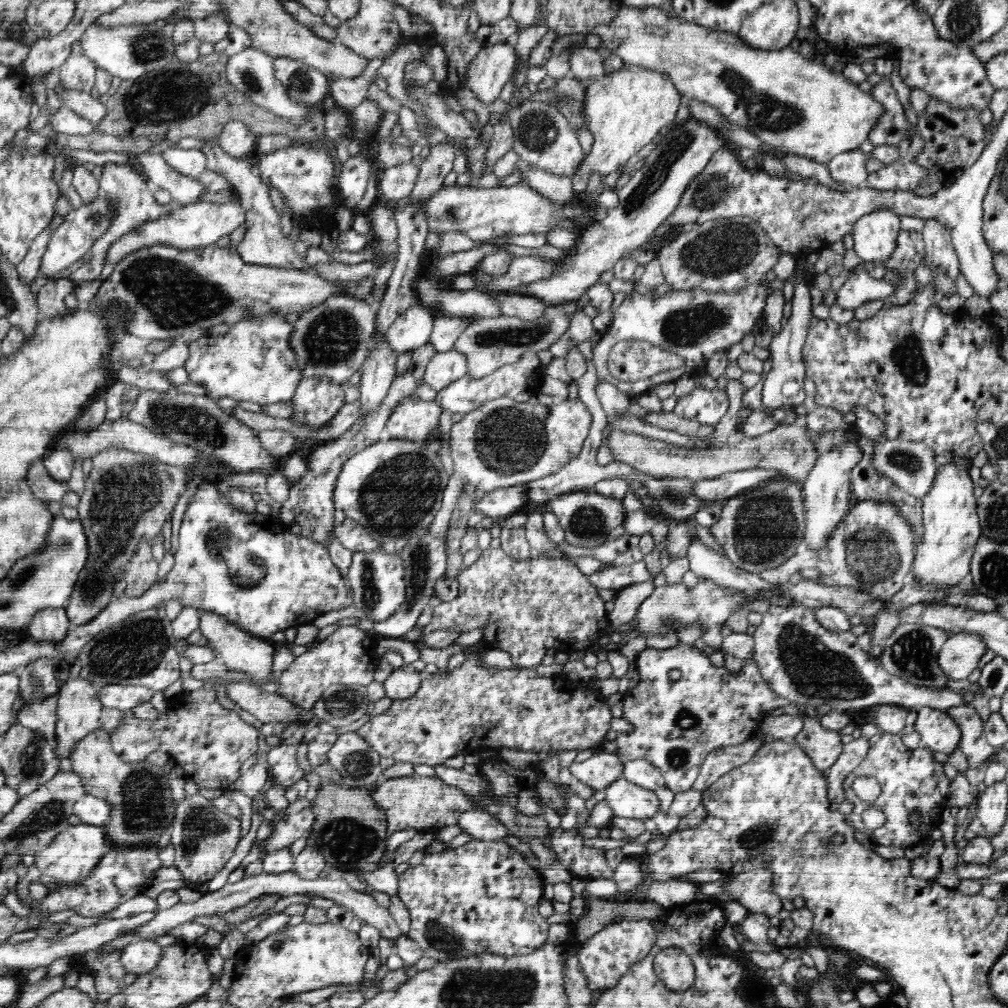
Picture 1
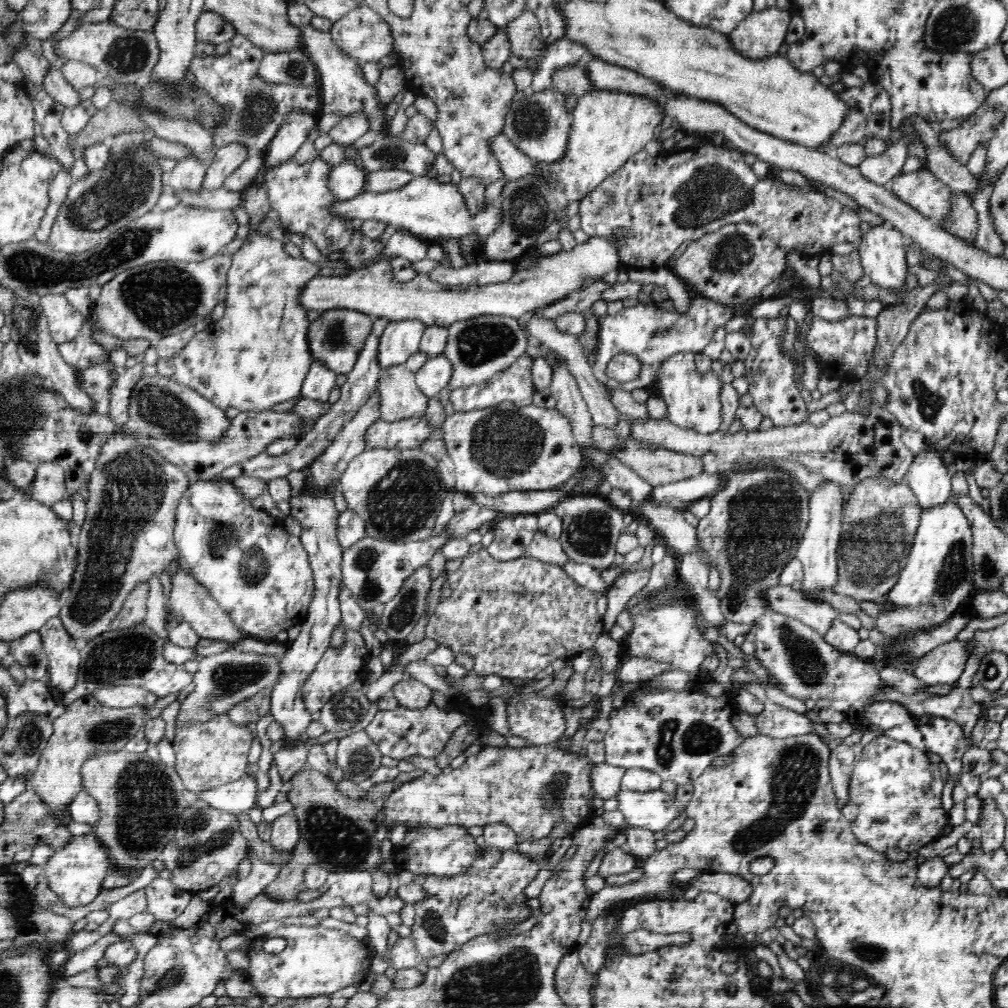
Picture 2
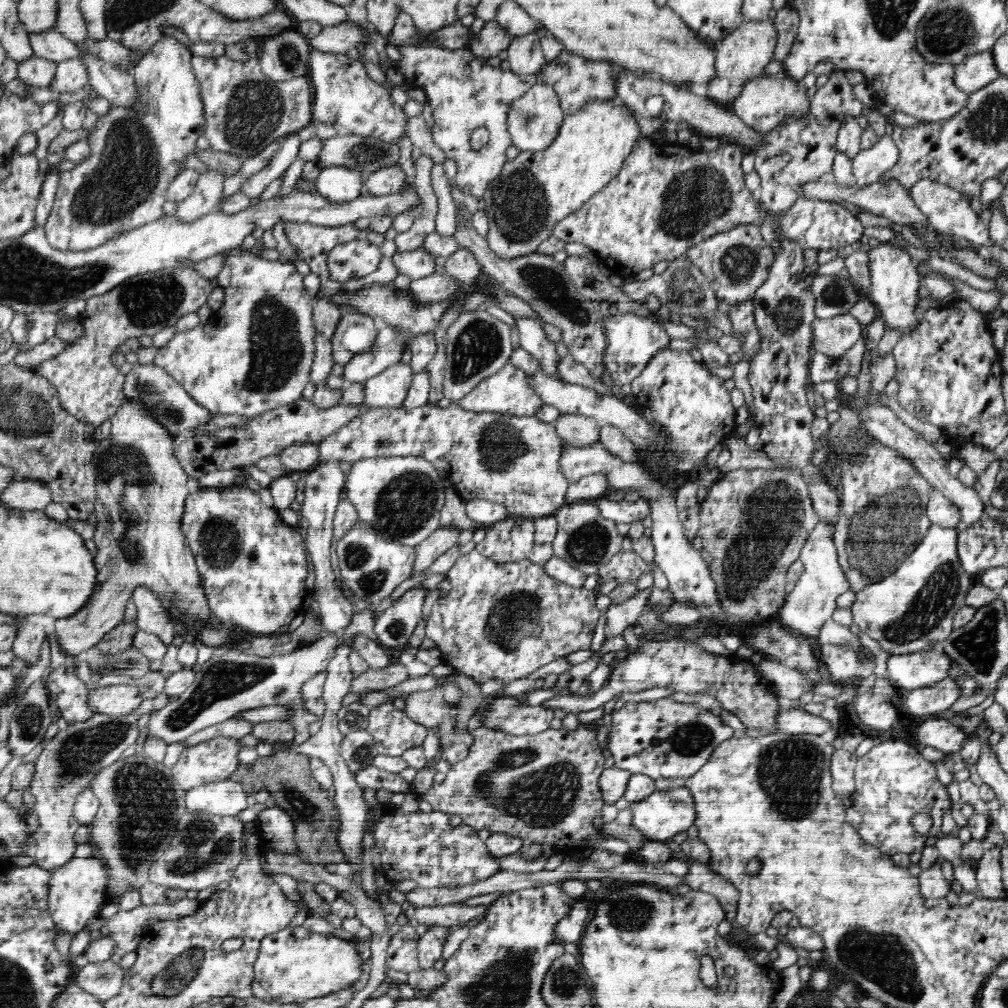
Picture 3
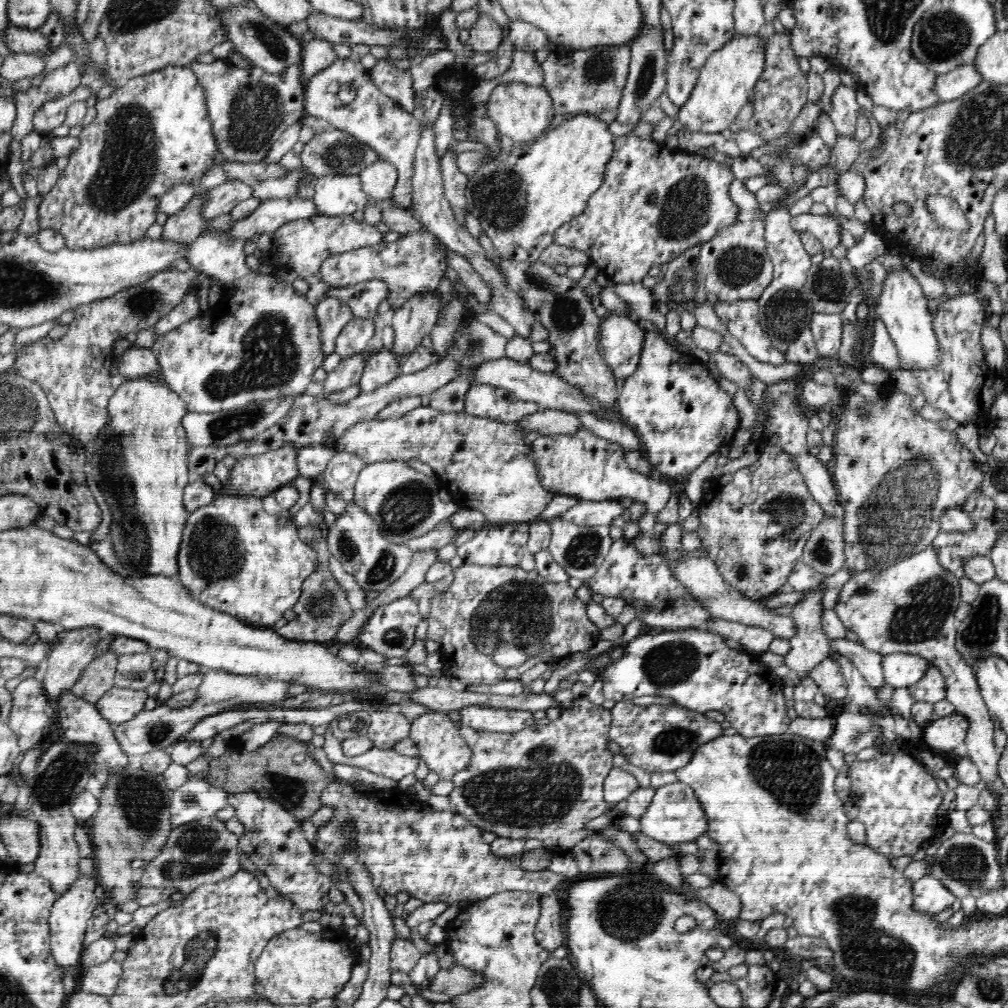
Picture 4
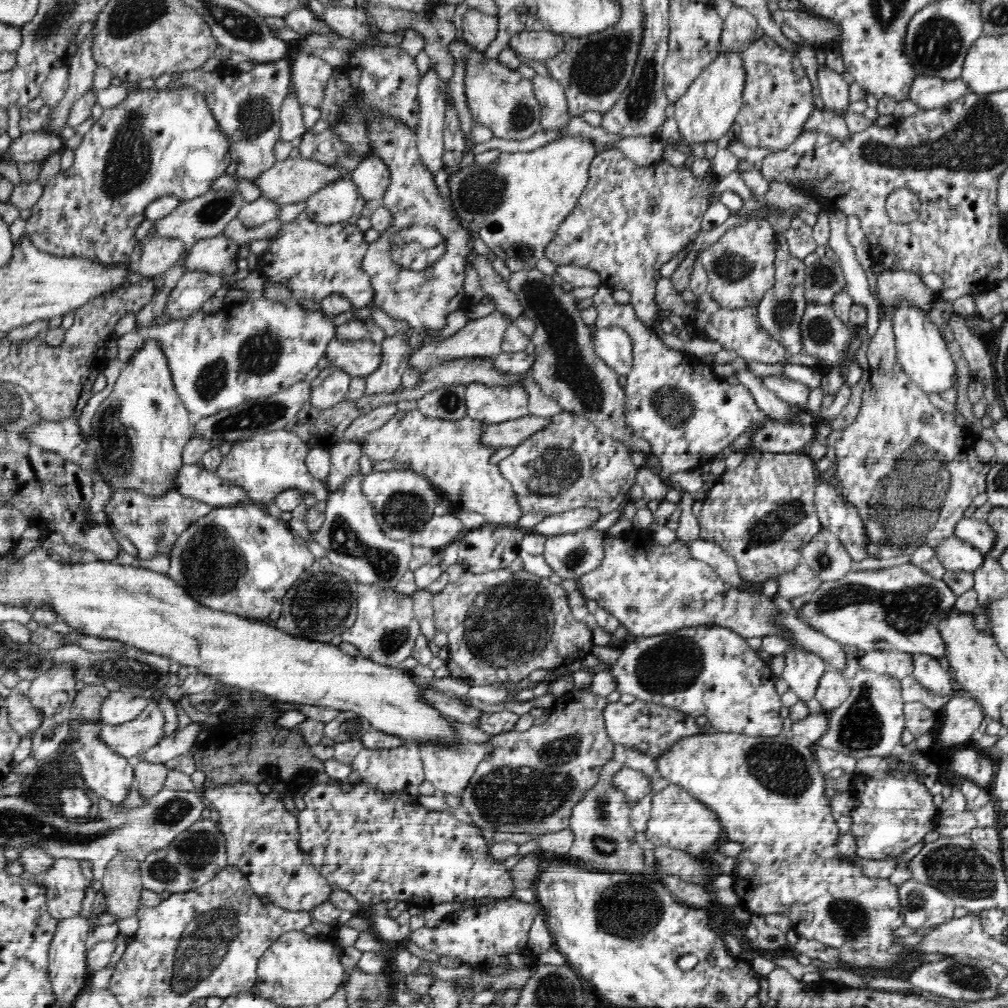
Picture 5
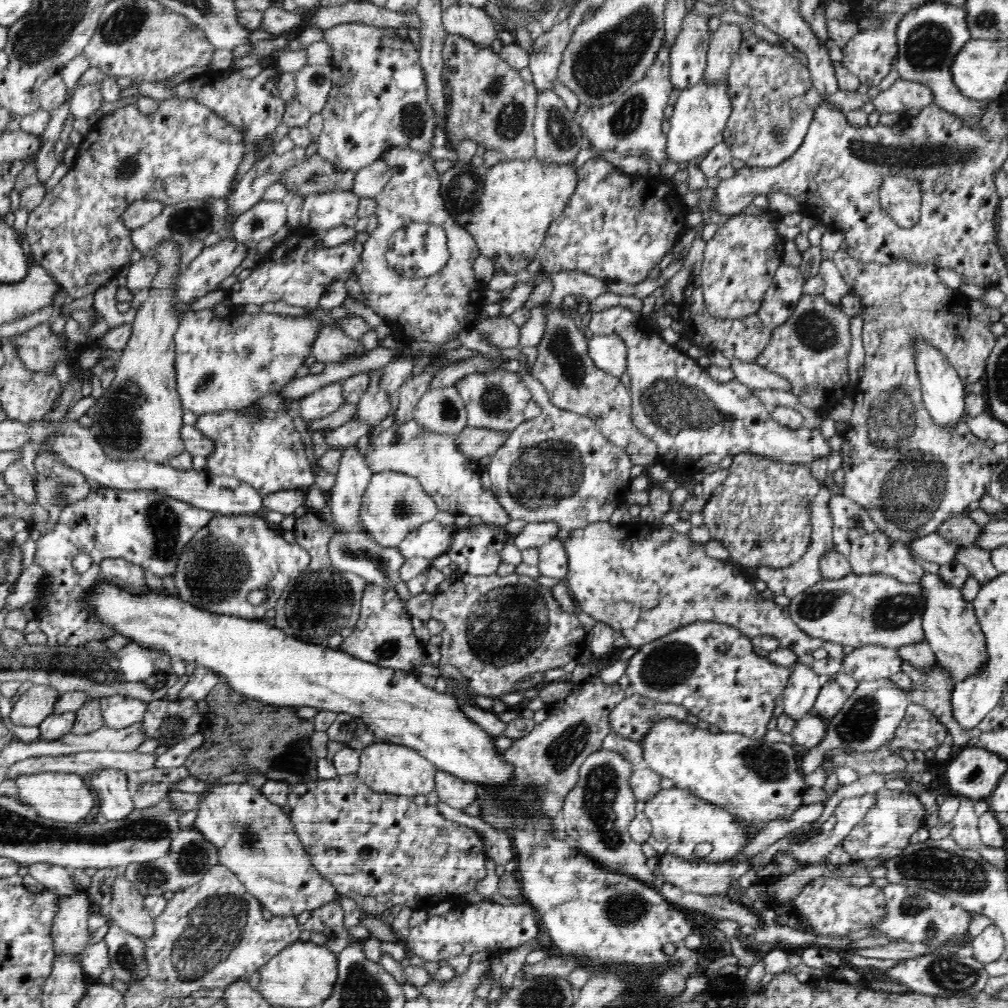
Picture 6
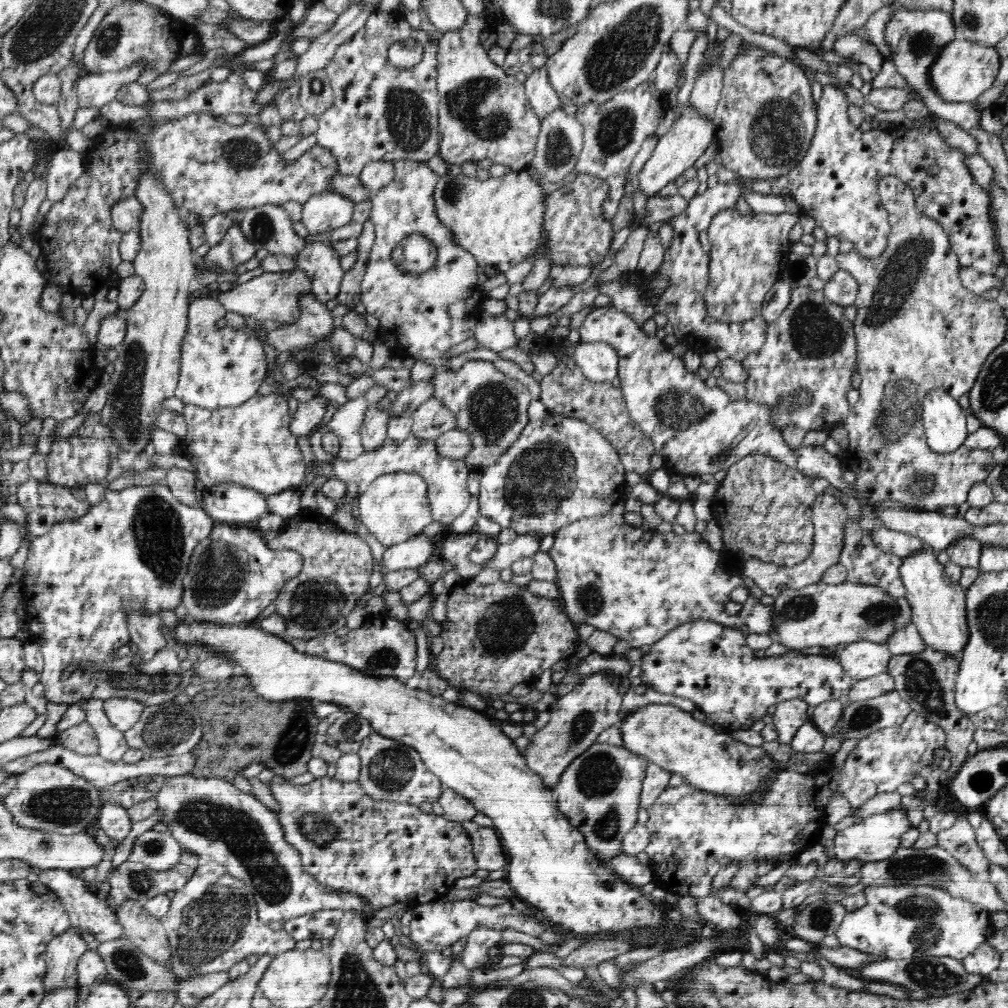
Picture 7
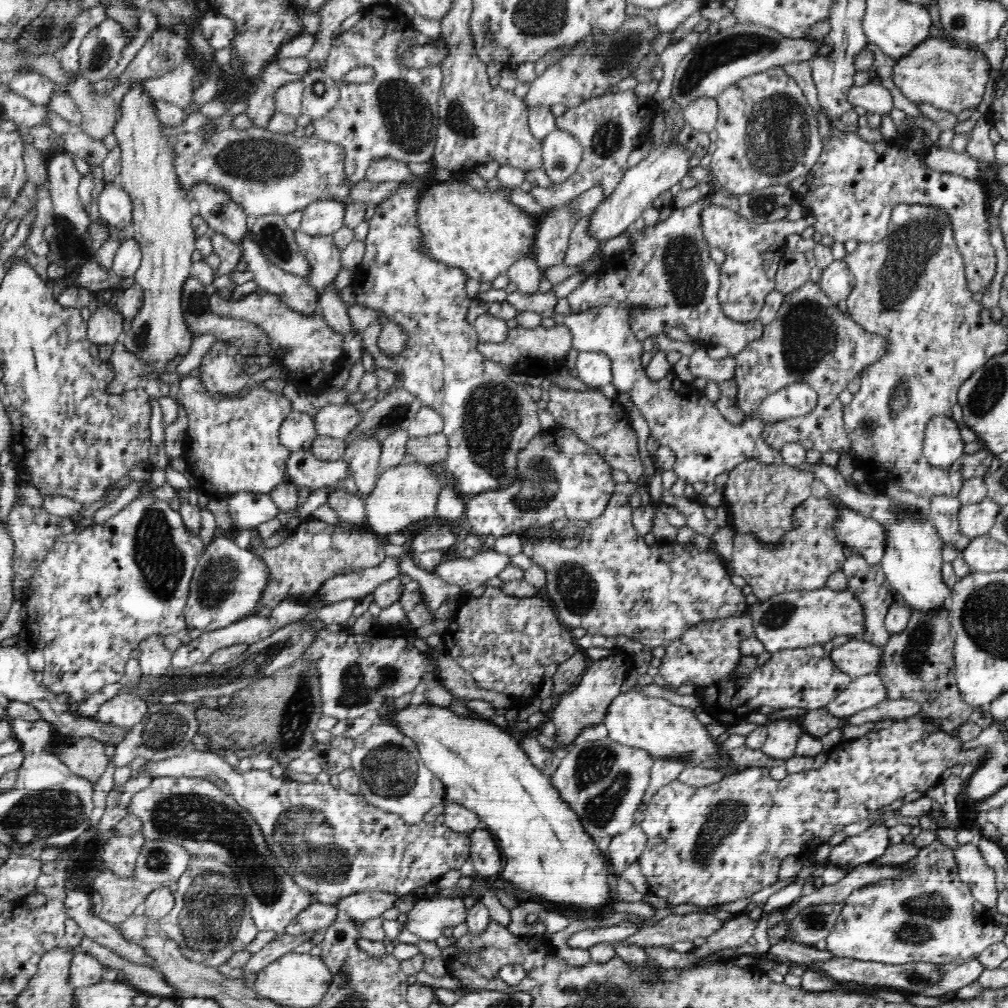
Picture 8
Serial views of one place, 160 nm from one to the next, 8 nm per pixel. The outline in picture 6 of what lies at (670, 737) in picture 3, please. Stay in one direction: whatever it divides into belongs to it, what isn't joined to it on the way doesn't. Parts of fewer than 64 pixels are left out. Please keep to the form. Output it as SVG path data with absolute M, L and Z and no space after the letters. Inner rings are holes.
M634 693L612 709L608 720L611 730L616 734L641 742L649 726L661 718L672 717L685 721L688 716L688 709L682 705L661 703Z

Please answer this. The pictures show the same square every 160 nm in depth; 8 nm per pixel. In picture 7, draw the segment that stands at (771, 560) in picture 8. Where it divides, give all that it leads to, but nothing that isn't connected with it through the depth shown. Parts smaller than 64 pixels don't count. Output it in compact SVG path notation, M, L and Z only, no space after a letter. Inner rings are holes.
M822 492L822 494L817 495L812 506L815 534L810 556L806 560L802 560L800 564L792 567L770 565L754 556L747 557L744 558L744 576L751 578L754 584L764 591L764 595L774 598L780 596L784 590L801 590L806 586L820 583L826 570L839 562L844 547L844 524L846 524L847 519L848 513L846 513L844 504L840 503L834 496Z

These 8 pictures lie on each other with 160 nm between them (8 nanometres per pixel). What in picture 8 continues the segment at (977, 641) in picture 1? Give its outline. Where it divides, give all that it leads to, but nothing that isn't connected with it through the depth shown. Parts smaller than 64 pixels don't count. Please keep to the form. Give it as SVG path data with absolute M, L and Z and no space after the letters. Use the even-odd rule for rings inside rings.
M860 638L844 639L836 642L829 655L842 673L856 678L877 672L876 668L882 662L883 648Z

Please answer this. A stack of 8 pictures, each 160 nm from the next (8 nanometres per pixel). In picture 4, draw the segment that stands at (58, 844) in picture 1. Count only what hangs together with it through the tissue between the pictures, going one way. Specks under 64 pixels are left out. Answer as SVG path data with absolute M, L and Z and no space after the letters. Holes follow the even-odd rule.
M82 874L76 878L76 882L60 894L54 901L48 918L49 931L51 936L51 951L58 966L61 968L70 968L70 966L81 966L80 956L84 948L84 935L86 924L92 918L92 911L98 904L94 888L98 885L98 878L95 874L93 879L88 879Z

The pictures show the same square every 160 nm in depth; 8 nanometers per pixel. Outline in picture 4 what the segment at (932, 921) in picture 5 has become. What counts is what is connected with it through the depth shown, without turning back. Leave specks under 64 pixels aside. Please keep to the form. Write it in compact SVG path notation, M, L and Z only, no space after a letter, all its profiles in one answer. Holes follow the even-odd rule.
M929 874L913 881L913 908L925 914L940 914L951 908L955 896L941 883Z

